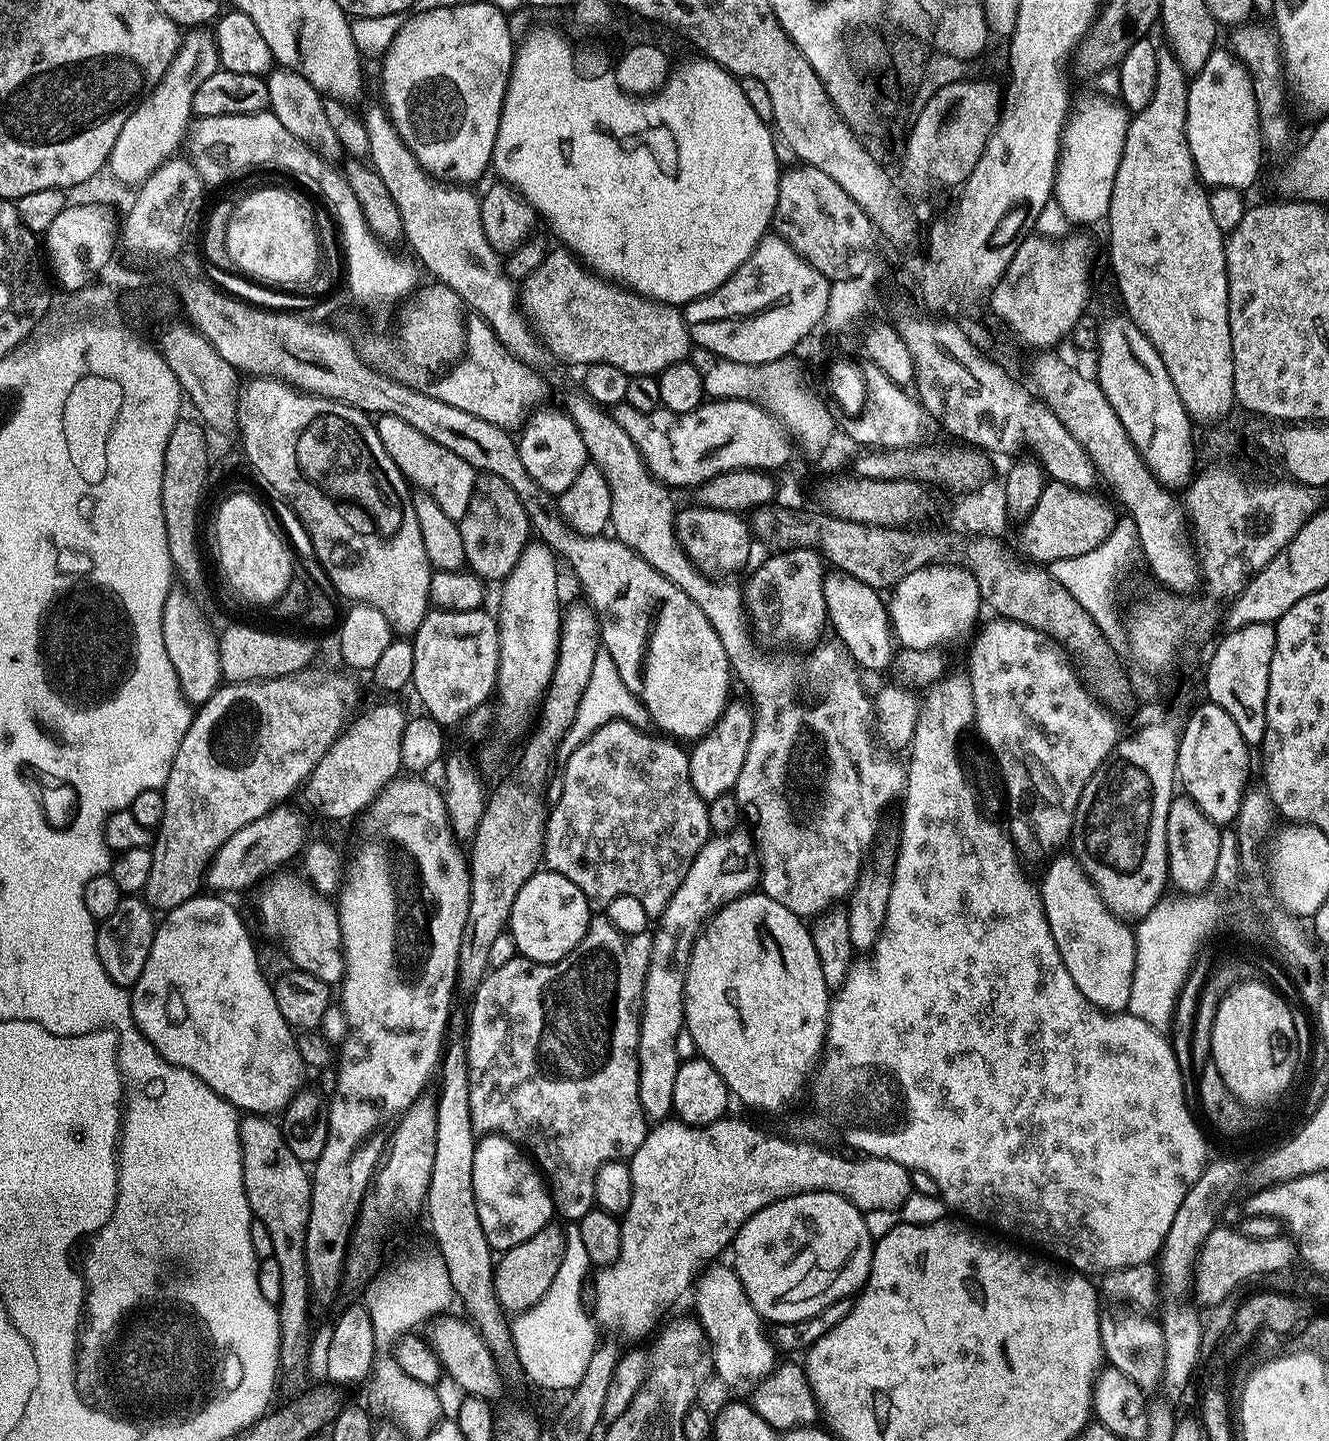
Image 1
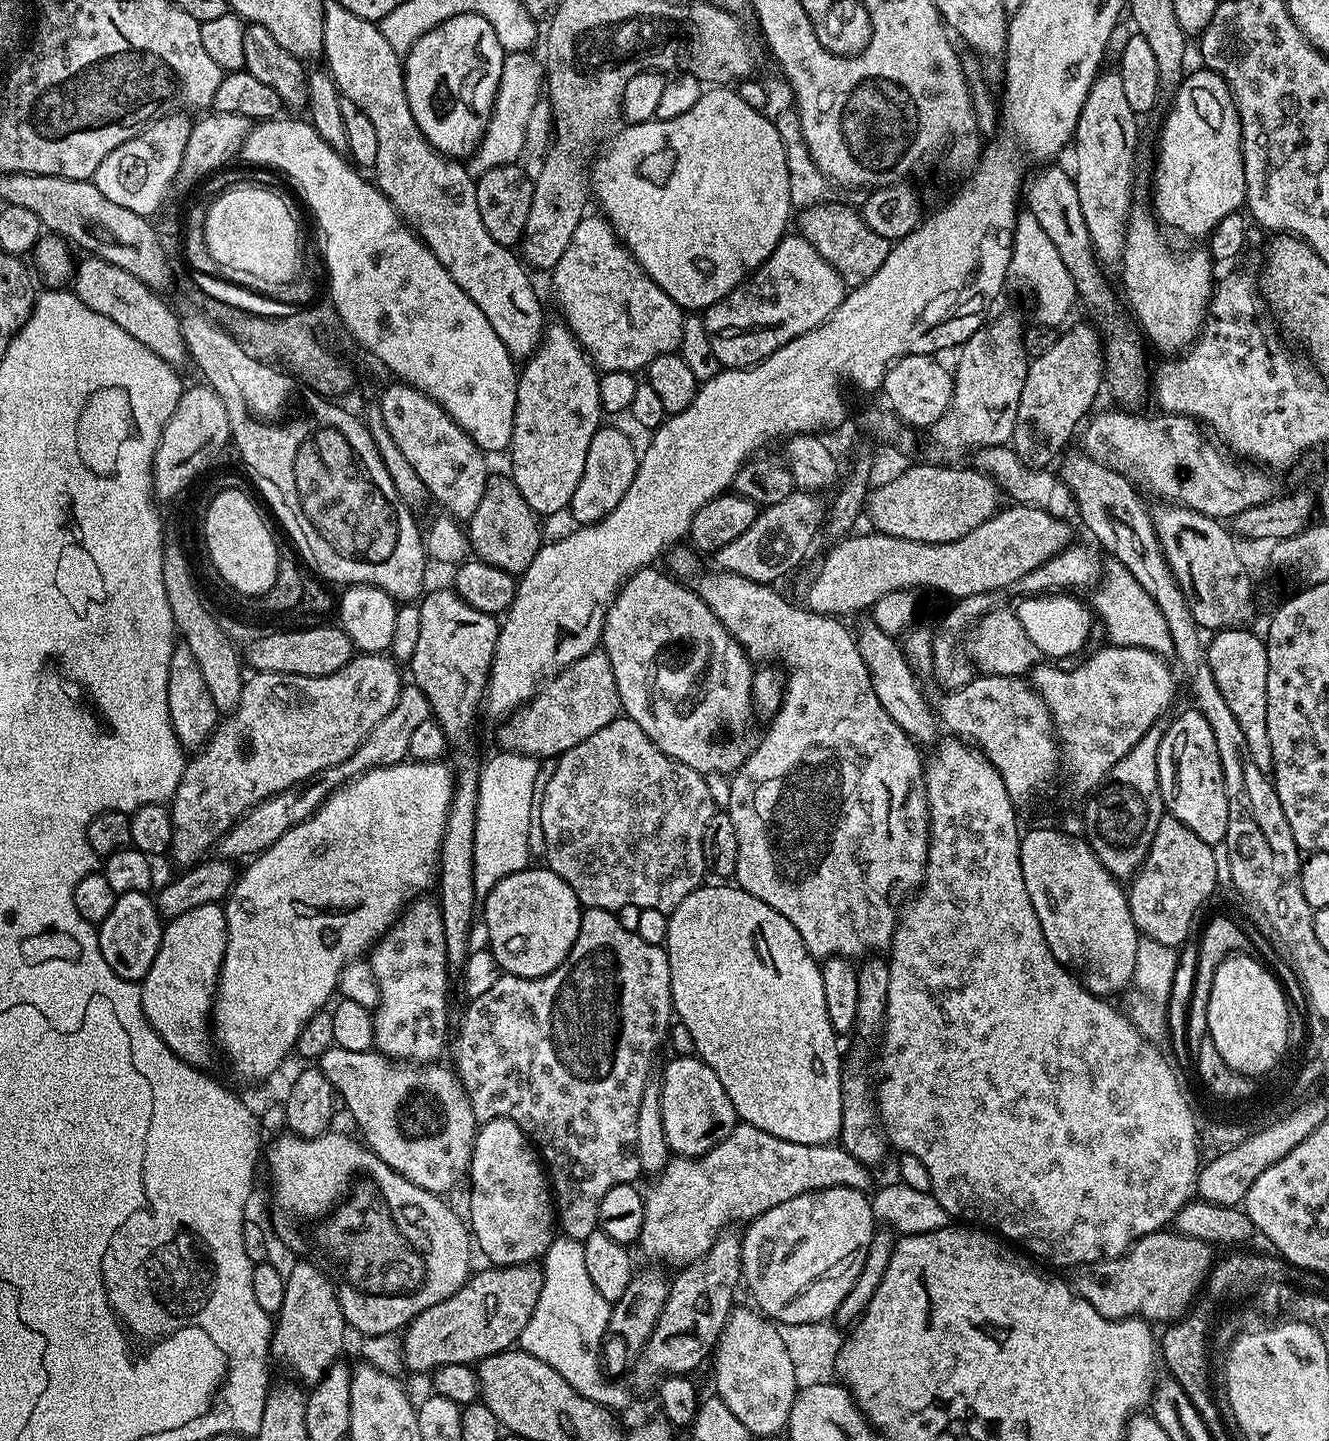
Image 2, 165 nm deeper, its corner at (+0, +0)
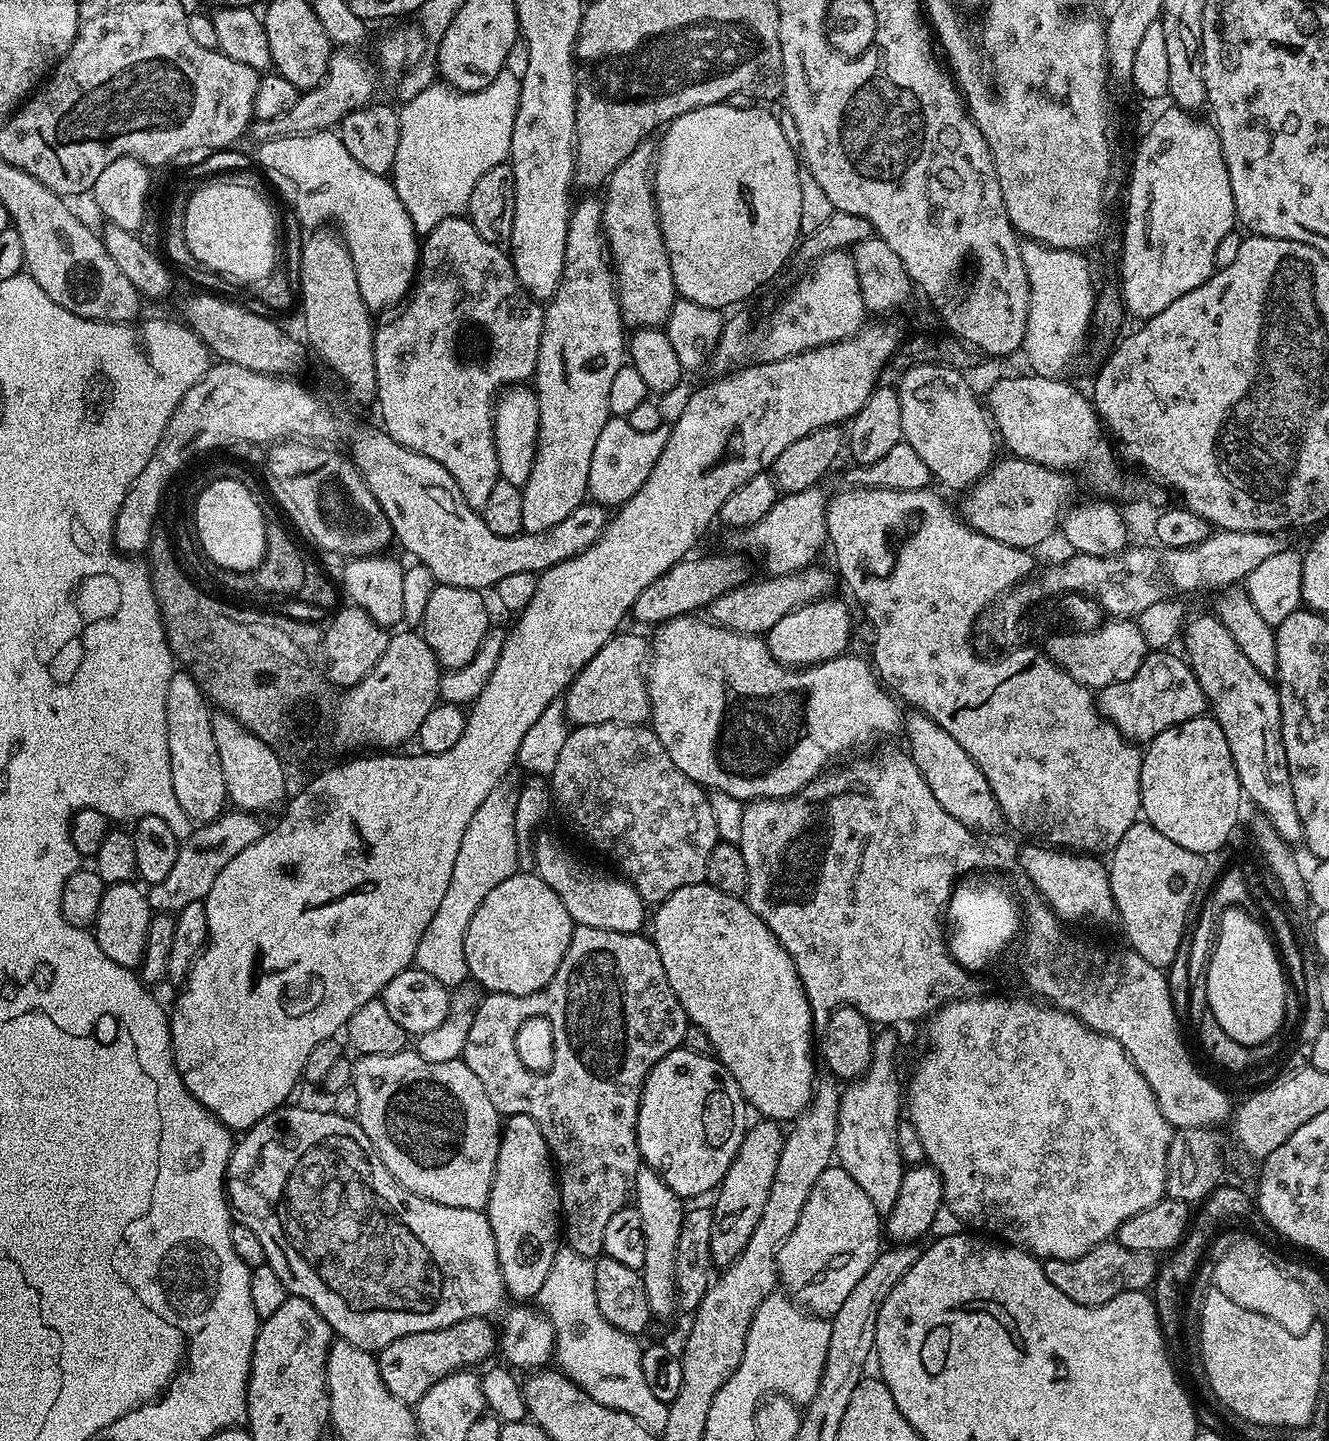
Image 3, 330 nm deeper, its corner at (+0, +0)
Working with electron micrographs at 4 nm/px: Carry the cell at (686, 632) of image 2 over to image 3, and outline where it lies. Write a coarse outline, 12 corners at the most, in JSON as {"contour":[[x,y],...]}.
{"contour":[[699,615],[650,640],[652,733],[695,784],[800,792],[902,728],[867,659],[785,668]]}

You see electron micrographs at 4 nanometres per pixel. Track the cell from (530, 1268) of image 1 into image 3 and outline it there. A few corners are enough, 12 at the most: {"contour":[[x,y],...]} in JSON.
{"contour":[[491,1319],[406,1334],[378,1353],[403,1404],[497,1351]]}

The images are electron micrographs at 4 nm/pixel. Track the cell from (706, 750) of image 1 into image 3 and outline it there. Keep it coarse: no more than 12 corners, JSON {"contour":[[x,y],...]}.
{"contour":[[836,599],[788,612],[766,633],[785,668],[849,651],[852,616]]}

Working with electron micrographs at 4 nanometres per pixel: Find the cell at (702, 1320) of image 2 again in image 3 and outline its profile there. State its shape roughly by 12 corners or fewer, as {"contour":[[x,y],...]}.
{"contour":[[757,1121],[711,1205],[710,1260],[746,1250],[786,1132]]}

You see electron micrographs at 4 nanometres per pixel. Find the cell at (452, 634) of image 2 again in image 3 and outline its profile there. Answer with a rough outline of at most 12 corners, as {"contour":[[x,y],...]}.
{"contour":[[437,584],[422,635],[441,669],[466,666],[489,629],[477,589]]}

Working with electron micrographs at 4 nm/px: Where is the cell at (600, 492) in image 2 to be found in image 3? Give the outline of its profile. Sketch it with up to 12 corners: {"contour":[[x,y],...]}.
{"contour":[[609,418],[590,457],[588,496],[608,510],[650,478],[667,427]]}

